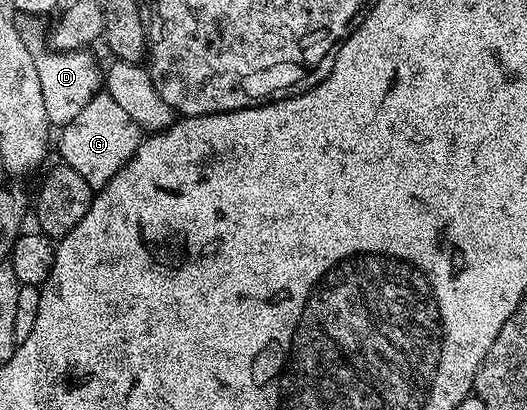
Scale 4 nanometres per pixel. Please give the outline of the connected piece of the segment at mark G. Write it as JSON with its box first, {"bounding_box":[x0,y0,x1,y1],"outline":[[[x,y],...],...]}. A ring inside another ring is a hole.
{"bounding_box":[60,91,142,187],"outline":[[[106,91],[95,93],[75,119],[60,130],[60,157],[65,165],[74,167],[82,179],[93,187],[102,187],[134,155],[142,140],[142,131]]]}

